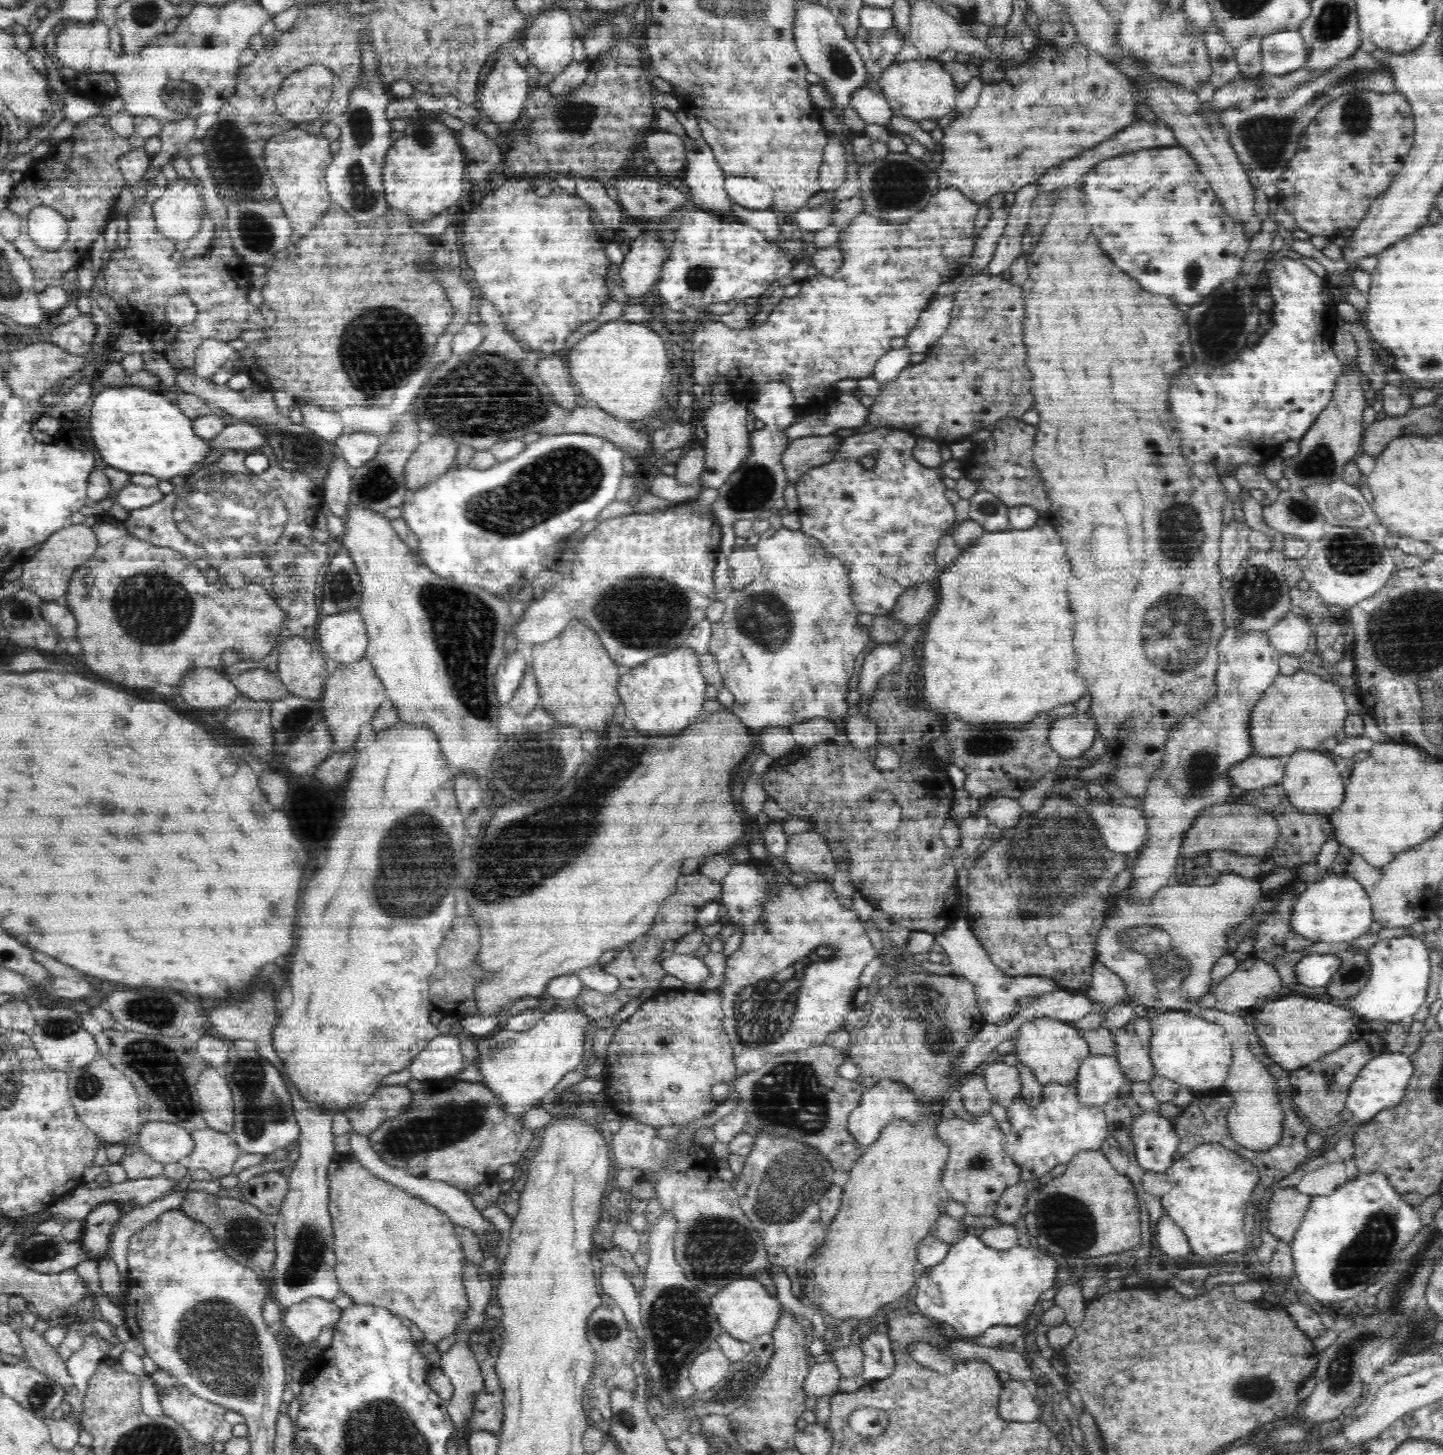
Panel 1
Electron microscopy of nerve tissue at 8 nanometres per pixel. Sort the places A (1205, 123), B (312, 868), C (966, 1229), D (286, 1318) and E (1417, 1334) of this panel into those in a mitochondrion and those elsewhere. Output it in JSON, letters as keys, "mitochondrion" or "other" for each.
{"A":"mitochondrion","B":"other","C":"other","D":"other","E":"mitochondrion"}

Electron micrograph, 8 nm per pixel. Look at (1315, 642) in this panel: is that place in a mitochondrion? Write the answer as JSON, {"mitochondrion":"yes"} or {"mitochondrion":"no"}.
{"mitochondrion":"no"}

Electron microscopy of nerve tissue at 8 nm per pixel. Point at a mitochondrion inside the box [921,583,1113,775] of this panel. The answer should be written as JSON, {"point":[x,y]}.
{"point":[991,740]}

